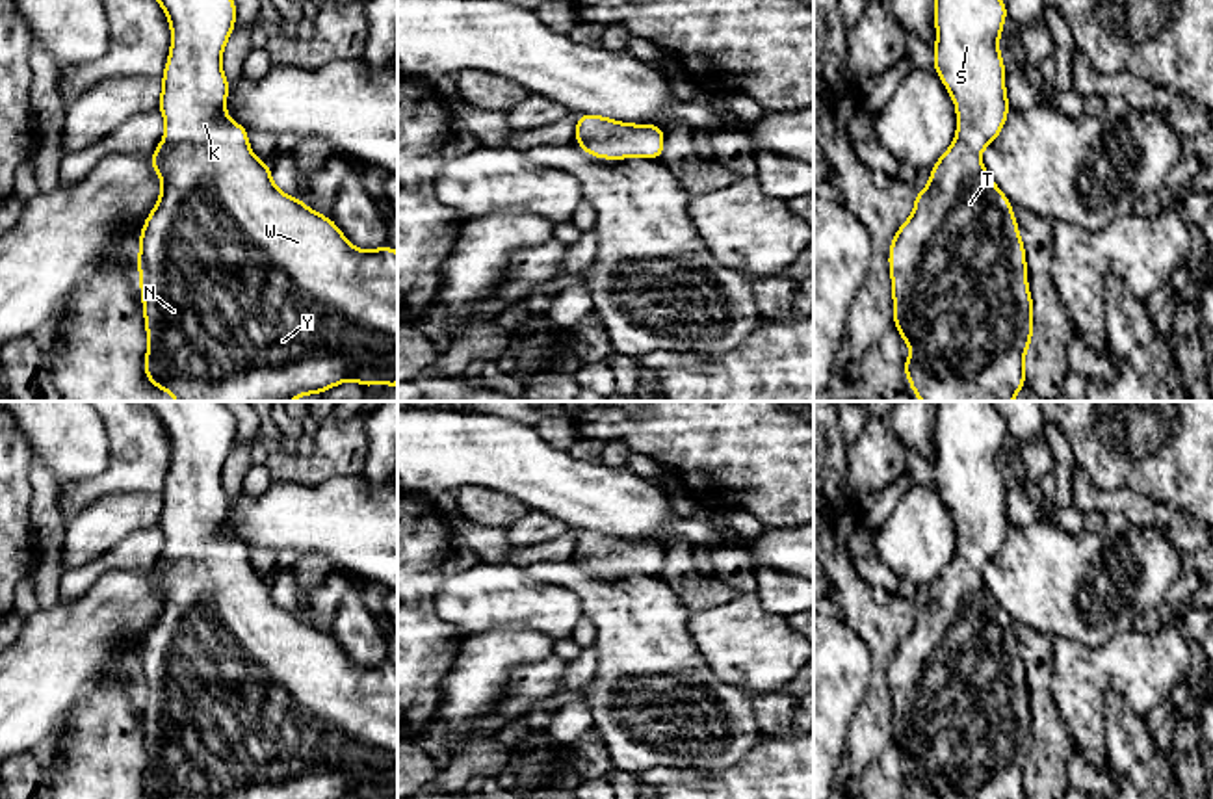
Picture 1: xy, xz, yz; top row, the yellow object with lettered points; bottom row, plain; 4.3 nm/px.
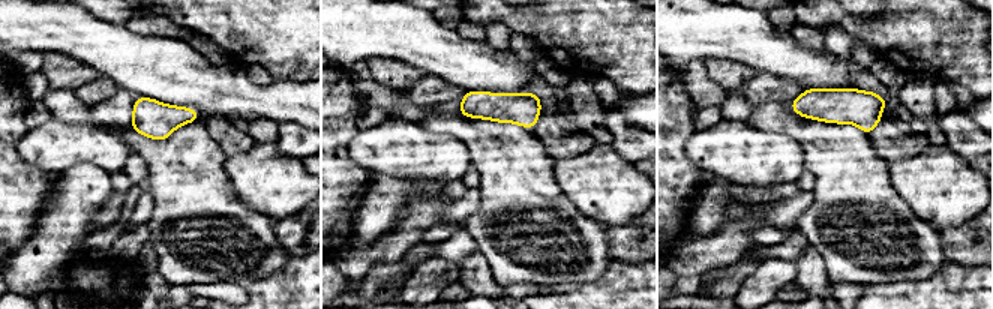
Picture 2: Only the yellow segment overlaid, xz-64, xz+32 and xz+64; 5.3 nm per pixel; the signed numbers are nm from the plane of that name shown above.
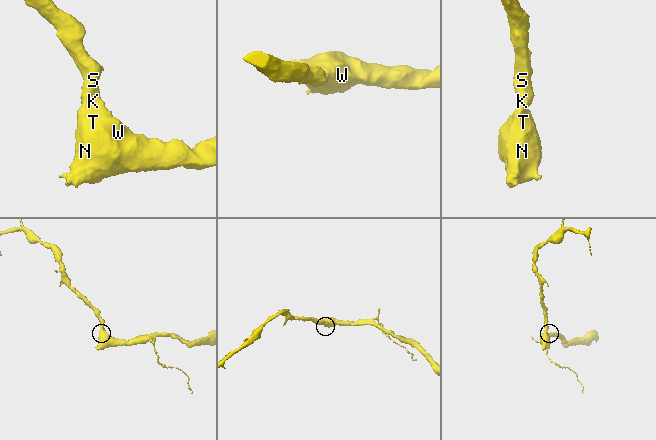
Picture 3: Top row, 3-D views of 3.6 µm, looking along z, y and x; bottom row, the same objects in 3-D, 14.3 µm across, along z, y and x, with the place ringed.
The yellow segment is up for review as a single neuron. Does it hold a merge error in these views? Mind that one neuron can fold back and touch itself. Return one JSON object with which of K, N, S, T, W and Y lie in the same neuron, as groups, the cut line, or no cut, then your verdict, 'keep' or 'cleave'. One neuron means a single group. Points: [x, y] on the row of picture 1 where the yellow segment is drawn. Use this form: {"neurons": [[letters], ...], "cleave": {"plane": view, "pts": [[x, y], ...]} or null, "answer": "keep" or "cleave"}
{"neurons": [["K", "N", "S", "T", "W", "Y"]], "cleave": null, "answer": "keep"}

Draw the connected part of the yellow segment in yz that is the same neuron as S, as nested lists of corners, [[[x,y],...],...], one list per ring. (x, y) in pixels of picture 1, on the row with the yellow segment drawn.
[[[934,0],[934,71],[957,106],[957,138],[931,169],[929,186],[916,193],[912,216],[892,238],[888,255],[893,323],[912,355],[905,373],[921,401],[1012,401],[1025,386],[1024,357],[1033,338],[1033,299],[1027,288],[1025,247],[1012,203],[985,171],[979,158],[1003,130],[1011,104],[999,35],[1007,20],[1003,0]]]

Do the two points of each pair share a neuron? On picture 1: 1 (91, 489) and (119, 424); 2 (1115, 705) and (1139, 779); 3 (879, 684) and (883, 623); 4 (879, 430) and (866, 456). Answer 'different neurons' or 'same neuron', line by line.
1: same neuron
2: same neuron
3: same neuron
4: same neuron

